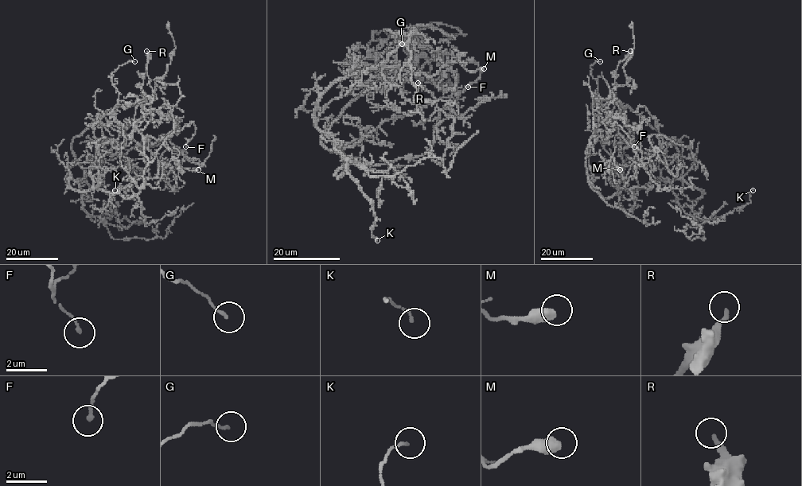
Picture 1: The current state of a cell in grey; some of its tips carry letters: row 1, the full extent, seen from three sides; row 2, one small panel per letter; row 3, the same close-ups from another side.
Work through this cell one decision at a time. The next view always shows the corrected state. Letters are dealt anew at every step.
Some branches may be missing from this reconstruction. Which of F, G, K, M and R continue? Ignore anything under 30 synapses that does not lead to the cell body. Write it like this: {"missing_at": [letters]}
{"missing_at": []}

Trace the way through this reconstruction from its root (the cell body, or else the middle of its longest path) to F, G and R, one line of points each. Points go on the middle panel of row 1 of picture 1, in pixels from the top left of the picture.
F: (333, 83), (380, 65), (419, 25), (414, 34), (420, 46), (479, 65), (480, 77), (468, 87)
G: (333, 83), (355, 69), (350, 64), (372, 56), (382, 40), (373, 41), (374, 31), (384, 31), (402, 44)
R: (333, 83), (353, 69), (382, 82), (403, 78), (420, 70), (425, 56), (410, 62), (418, 68), (418, 83)

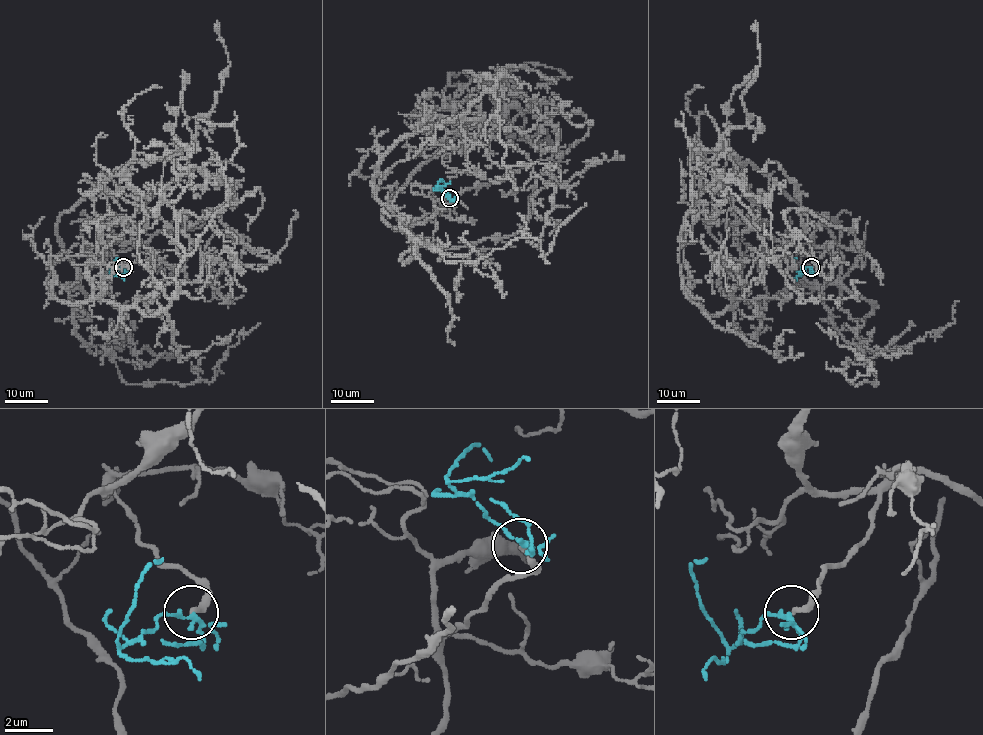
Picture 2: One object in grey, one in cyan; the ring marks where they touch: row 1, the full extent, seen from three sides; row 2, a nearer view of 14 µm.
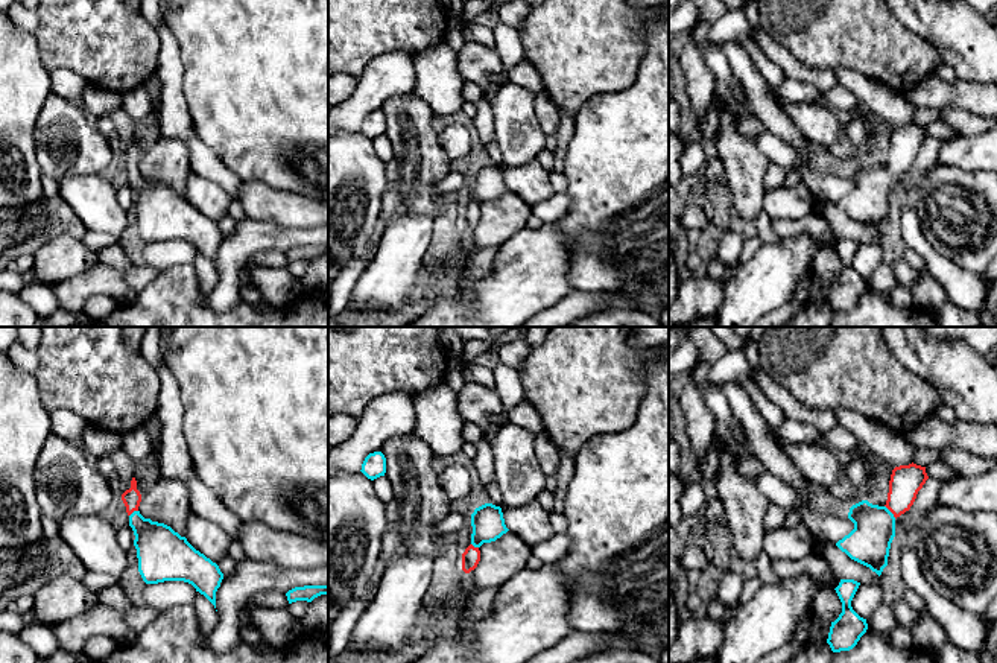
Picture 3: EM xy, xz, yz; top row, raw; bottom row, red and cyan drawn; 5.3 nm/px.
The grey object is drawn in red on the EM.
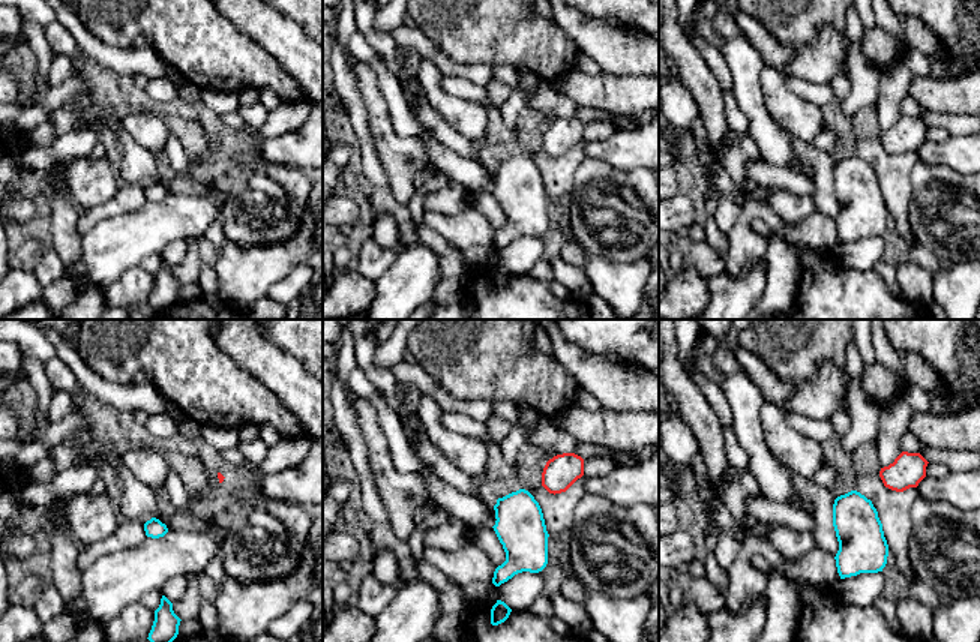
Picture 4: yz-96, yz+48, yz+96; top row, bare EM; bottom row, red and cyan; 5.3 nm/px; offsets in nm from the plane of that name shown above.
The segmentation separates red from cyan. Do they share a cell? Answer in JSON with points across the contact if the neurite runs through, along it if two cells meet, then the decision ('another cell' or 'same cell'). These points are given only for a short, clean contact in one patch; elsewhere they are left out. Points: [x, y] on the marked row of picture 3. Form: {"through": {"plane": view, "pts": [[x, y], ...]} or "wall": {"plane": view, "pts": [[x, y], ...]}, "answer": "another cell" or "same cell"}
{"through": {"plane": "yz", "pts": [[906, 481], [900, 499], [889, 510], [874, 526], [868, 543]]}, "answer": "same cell"}

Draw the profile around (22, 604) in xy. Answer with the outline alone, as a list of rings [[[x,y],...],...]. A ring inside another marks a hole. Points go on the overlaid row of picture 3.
[[[24,595],[24,596],[20,596],[17,599],[12,599],[6,608],[11,611],[11,613],[17,613],[17,614],[23,614],[29,610],[32,610],[33,607],[33,596],[32,595]]]

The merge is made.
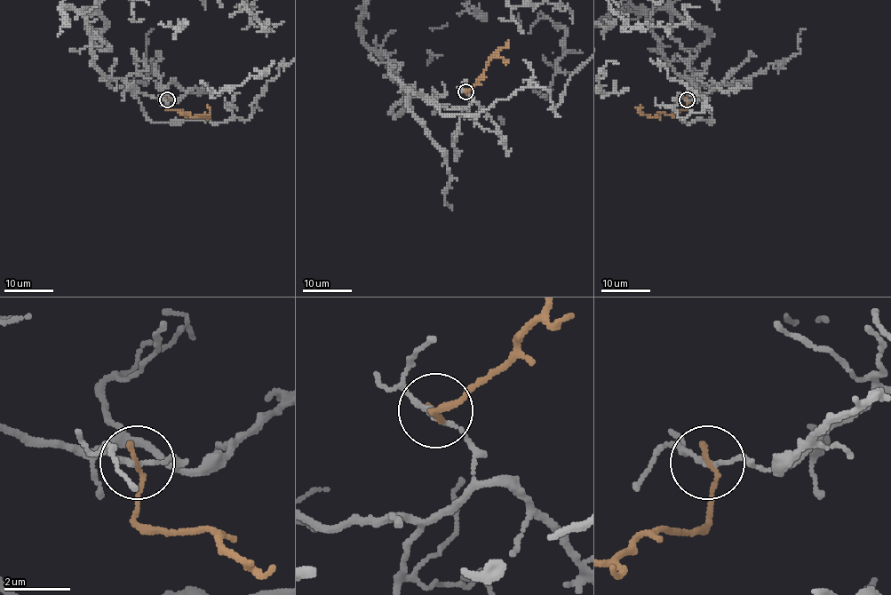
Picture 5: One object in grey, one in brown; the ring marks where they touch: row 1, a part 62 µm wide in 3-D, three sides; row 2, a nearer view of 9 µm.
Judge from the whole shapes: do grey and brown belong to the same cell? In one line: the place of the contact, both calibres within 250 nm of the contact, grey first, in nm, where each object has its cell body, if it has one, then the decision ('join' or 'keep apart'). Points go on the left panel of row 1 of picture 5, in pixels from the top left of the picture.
(167, 99) | 140/160 nm | grey none | brown none | keep apart

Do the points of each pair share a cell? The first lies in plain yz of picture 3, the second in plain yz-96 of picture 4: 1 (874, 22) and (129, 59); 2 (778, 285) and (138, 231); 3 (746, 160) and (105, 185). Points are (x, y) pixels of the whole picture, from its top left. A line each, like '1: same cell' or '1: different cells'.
1: different cells
2: same cell
3: different cells

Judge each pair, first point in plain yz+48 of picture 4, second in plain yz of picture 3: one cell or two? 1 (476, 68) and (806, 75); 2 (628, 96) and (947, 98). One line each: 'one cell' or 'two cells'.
1: one cell
2: one cell

